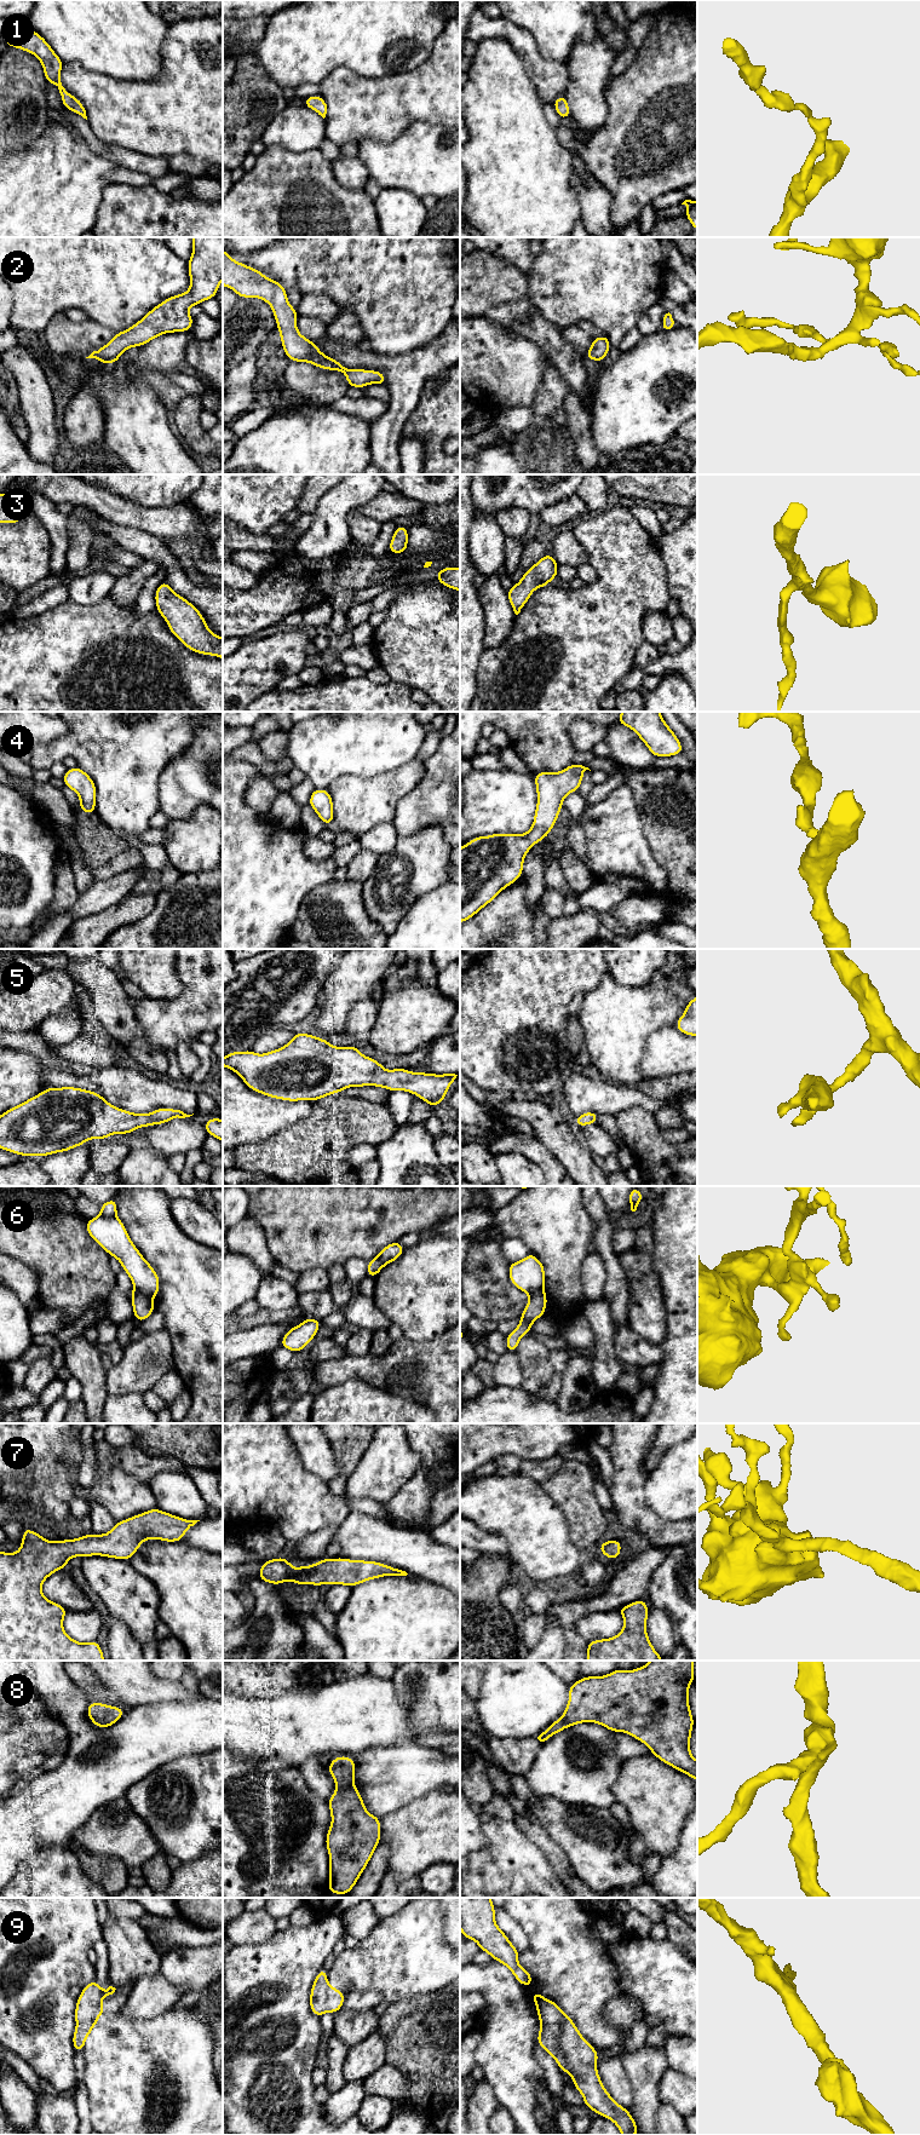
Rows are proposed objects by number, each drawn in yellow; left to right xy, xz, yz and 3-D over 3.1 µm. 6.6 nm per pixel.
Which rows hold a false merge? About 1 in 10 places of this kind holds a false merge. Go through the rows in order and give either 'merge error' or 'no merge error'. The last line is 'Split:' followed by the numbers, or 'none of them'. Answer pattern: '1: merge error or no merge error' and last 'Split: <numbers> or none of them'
1: no merge error
2: no merge error
3: no merge error
4: no merge error
5: no merge error
6: merge error
7: no merge error
8: no merge error
9: no merge error
Split: 6

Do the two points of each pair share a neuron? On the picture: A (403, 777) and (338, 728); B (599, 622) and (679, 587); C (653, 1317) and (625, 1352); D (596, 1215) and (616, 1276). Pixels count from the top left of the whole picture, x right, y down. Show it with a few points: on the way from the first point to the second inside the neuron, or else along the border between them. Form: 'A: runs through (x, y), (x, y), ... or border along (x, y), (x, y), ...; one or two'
A: border along (415, 757), (391, 770), (364, 776); two
B: border along (663, 564), (667, 590), (671, 597); two
C: border along (627, 1323), (645, 1340), (660, 1345); two
D: runs through (603, 1230), (604, 1249), (611, 1261); one

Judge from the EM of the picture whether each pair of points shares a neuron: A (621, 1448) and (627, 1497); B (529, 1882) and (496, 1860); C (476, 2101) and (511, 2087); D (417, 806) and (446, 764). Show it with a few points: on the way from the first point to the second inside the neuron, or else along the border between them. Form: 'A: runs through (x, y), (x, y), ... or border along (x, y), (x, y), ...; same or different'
A: runs through (627, 1460), (627, 1485); same
B: runs through (521, 1874), (512, 1865), (505, 1865); same
C: border along (484, 2077), (500, 2104); different
D: runs through (427, 795), (446, 775); same

